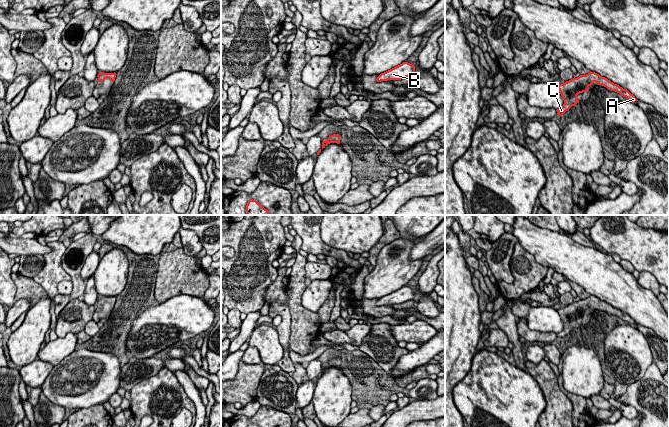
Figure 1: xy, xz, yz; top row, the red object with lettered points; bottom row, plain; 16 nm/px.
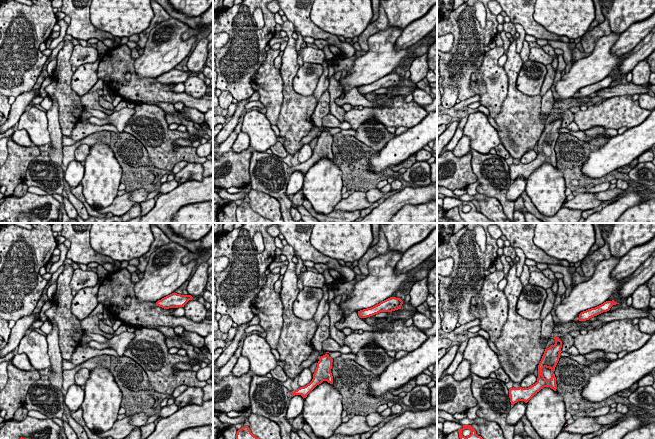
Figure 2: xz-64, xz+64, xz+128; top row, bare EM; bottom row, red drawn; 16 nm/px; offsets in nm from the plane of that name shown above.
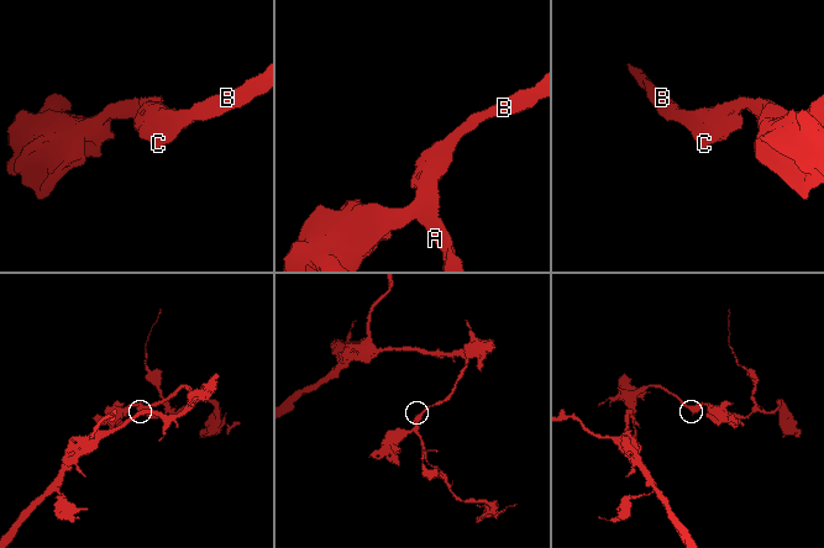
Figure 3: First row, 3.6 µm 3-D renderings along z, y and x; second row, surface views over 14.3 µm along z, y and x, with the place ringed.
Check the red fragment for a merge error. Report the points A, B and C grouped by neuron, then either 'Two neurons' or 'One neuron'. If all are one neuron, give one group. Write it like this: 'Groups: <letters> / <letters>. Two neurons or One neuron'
Groups: A B C. One neuron

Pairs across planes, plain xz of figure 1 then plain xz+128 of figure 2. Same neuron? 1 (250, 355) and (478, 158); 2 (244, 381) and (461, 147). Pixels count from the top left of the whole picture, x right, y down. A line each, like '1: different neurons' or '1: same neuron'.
1: different neurons
2: different neurons

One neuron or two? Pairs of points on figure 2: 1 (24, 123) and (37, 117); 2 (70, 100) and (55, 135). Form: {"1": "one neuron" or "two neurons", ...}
{"1": "one neuron", "2": "two neurons"}

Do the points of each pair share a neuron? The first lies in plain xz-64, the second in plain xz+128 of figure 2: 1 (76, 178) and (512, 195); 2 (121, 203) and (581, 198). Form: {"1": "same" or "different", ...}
{"1": "same", "2": "same"}

